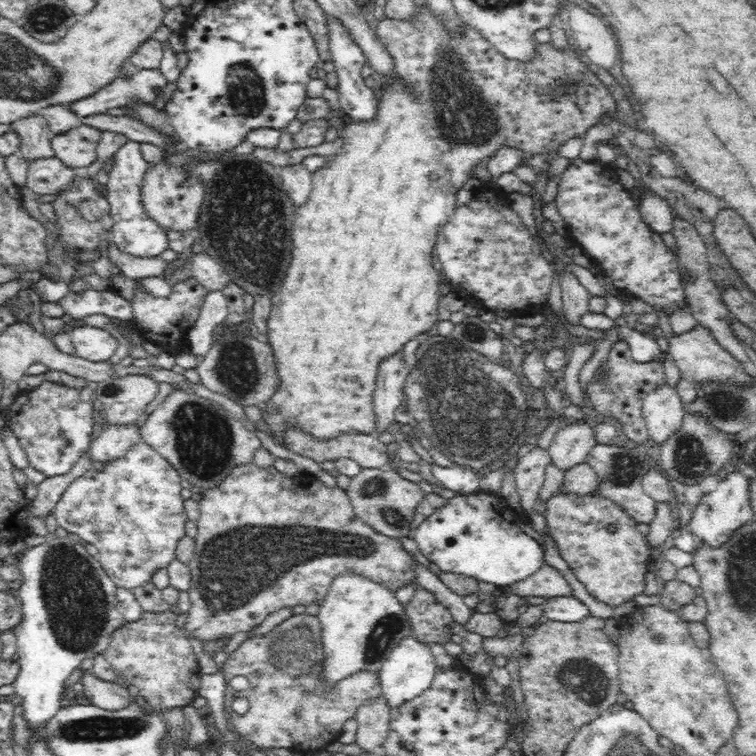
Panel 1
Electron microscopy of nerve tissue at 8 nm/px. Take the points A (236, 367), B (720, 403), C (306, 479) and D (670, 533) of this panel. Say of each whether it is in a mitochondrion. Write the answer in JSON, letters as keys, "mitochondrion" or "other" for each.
{"A":"mitochondrion","B":"mitochondrion","C":"other","D":"other"}

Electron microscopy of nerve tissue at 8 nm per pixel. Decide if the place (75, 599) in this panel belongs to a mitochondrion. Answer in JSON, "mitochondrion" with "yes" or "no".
{"mitochondrion":"yes"}

